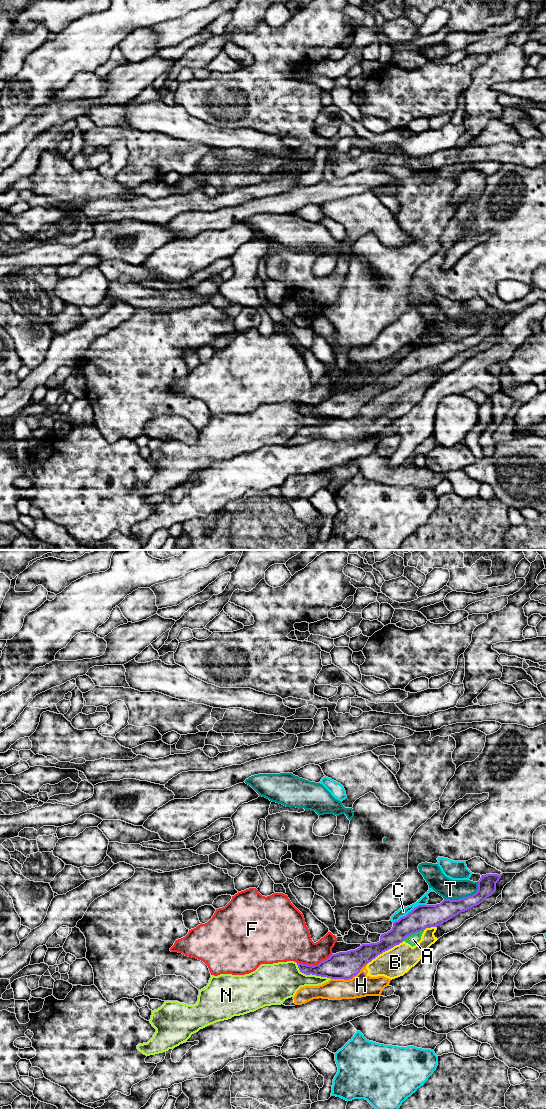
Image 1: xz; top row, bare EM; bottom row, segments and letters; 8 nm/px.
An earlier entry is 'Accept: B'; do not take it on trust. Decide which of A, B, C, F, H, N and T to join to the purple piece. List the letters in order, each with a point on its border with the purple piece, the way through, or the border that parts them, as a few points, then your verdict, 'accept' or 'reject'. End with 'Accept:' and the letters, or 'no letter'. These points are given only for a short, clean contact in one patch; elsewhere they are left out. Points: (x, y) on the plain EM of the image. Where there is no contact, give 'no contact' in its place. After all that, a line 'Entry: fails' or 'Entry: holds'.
A: contact xz (413, 373); border xz (423, 369), (408, 375), (403, 380); reject
B: contact xz (385, 390); reject
C: contact xz (409, 352); reject
F: contact xz (312, 405); reject
H: contact xz (349, 418); reject
N: contact xz (311, 413); reject
T: contact xz (464, 337); border xz (478, 322), (478, 328), (471, 335), (457, 339), (444, 339); reject
Accept: no letter
Entry: fails

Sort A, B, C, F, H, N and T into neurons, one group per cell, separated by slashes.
A B H / C / F / N / T

